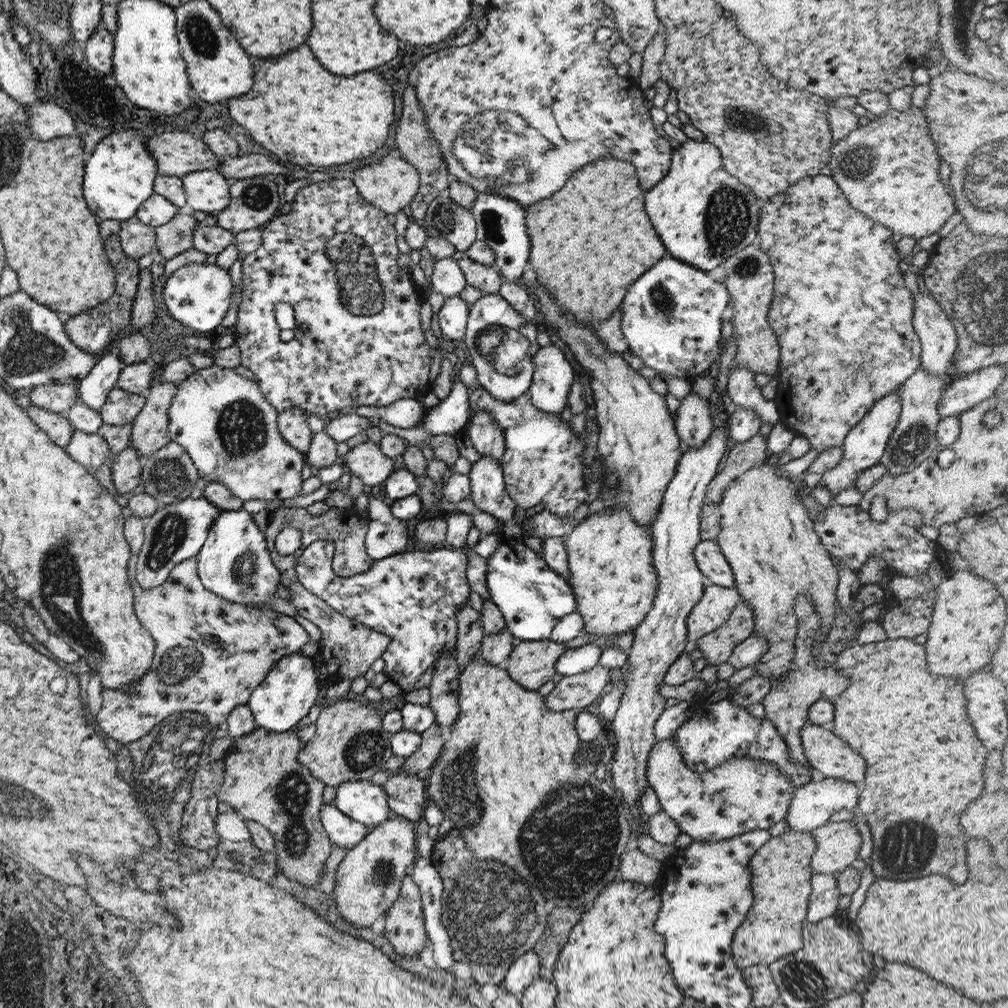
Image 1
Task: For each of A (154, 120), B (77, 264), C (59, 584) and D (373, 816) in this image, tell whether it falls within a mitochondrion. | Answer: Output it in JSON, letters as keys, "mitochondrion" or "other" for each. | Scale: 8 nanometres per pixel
{"A":"other","B":"other","C":"mitochondrion","D":"other"}

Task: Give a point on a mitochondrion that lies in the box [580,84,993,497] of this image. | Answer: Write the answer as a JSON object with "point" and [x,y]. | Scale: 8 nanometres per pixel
{"point":[726,223]}

